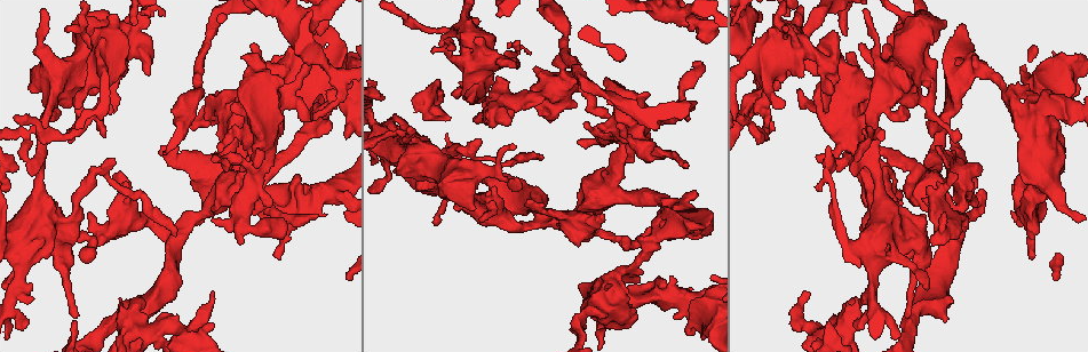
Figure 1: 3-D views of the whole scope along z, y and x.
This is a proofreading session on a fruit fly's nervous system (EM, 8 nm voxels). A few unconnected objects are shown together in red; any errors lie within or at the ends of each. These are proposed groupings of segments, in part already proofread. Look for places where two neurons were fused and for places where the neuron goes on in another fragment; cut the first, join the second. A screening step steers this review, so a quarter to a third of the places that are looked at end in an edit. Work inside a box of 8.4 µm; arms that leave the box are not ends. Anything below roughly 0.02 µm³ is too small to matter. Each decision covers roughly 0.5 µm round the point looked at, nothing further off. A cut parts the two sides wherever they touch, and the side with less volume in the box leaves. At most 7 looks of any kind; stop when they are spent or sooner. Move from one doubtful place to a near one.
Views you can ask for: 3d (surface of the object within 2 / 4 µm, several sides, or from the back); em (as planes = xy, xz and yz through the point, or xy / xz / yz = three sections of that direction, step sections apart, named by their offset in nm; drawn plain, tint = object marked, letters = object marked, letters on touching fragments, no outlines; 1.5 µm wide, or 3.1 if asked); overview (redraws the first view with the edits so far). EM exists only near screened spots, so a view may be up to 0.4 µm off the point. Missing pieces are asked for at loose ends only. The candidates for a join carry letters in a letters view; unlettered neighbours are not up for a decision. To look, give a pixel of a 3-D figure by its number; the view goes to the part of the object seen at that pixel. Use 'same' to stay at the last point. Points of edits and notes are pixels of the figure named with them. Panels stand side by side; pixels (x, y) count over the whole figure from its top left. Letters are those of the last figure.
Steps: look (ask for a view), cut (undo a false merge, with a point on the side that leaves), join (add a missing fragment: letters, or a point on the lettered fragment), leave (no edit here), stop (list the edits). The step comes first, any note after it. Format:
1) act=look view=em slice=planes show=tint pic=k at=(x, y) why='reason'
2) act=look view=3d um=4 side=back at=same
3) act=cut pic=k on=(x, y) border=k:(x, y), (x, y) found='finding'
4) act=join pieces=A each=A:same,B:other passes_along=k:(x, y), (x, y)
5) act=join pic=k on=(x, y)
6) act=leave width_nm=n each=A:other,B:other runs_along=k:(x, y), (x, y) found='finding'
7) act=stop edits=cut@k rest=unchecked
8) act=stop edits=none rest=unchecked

act=look view=em slice=yz step=4 show=tint pic=1 at=(467, 175) why='thick turns thin'

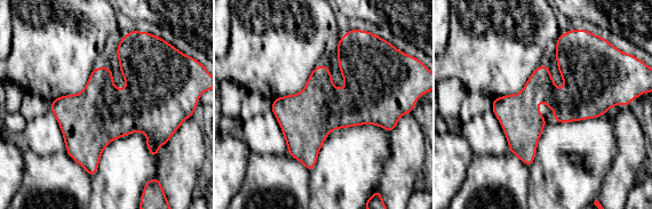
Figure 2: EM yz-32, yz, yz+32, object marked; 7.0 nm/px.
act=look view=em slice=planes show=letters at=same why='another direction'

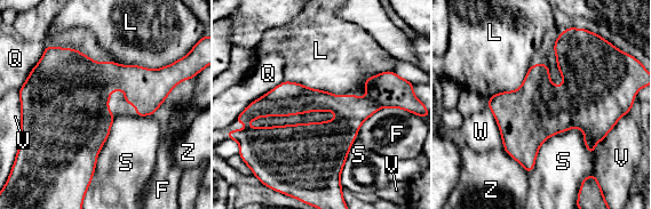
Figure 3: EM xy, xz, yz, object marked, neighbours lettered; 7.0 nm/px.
act=leave longest_contact=L:700nm each=F:other,L:other,Q:other,S:other,V:other,W:other,Z:other runs_along=3:(381, 95), (262, 113) found='continuous, no second neuron'

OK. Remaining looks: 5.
act=look view=em slice=planes show=letters pic=1 at=(269, 207) why='free end'

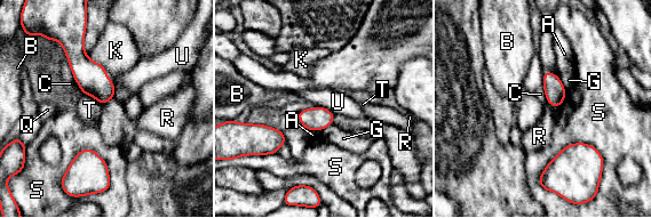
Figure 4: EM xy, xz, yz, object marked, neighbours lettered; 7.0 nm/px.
act=leave each=A:other,B:other,C:other,G:other,K:other,Q:other,R:other,S:other,T:other,U:other border=4:(113, 98), (110, 98), (103, 105) found='none of them fits'

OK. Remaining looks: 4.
act=look view=3d um=4 side=back pic=1 at=(329, 193) why='a fork'

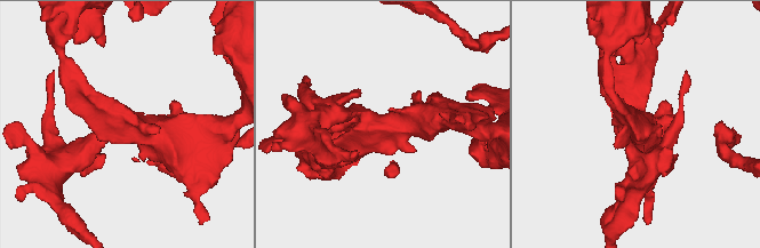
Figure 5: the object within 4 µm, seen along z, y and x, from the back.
act=look view=em slice=planes show=letters pic=5 at=(126, 131) arms=3 arm_widths_nm=200,240,550

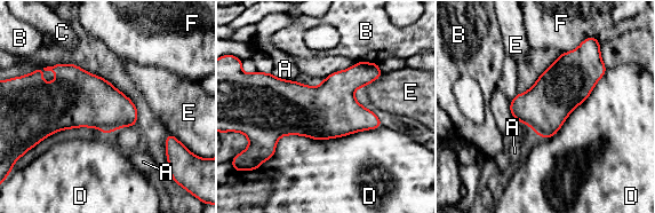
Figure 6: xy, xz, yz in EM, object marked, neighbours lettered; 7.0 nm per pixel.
act=leave longest_contact=D:900nm each=A:other,B:other,C:other,D:other,E:other,F:other border=6:(382, 125), (282, 135), (257, 167) found='all the same neuron'

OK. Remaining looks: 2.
act=stop edits=none rest=unchecked

